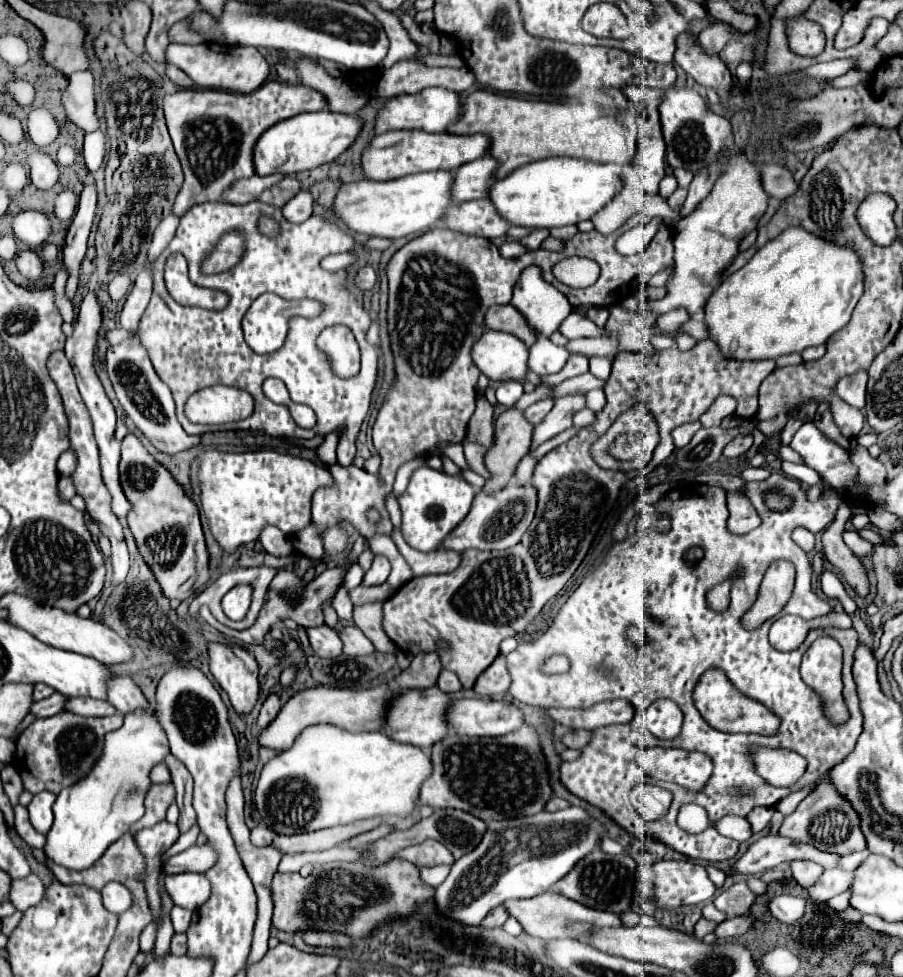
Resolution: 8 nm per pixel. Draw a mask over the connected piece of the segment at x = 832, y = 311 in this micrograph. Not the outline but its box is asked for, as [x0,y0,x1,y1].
[705,226,863,360]

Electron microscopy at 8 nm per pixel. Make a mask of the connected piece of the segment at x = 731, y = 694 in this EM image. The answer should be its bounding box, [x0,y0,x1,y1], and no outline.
[693,670,779,736]

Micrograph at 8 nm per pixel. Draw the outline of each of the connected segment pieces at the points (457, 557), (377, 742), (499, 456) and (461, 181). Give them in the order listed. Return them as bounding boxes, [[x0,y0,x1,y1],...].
[[391,528,461,576],[255,724,431,834],[483,408,531,494],[451,156,497,202]]

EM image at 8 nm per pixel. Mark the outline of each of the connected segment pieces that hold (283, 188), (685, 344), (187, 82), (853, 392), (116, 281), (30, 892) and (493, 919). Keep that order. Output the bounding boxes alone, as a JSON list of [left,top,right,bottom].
[[259,178,301,208],[673,332,697,350],[165,64,193,88],[837,370,867,408],[109,276,131,302],[9,874,45,912],[479,906,509,930]]

